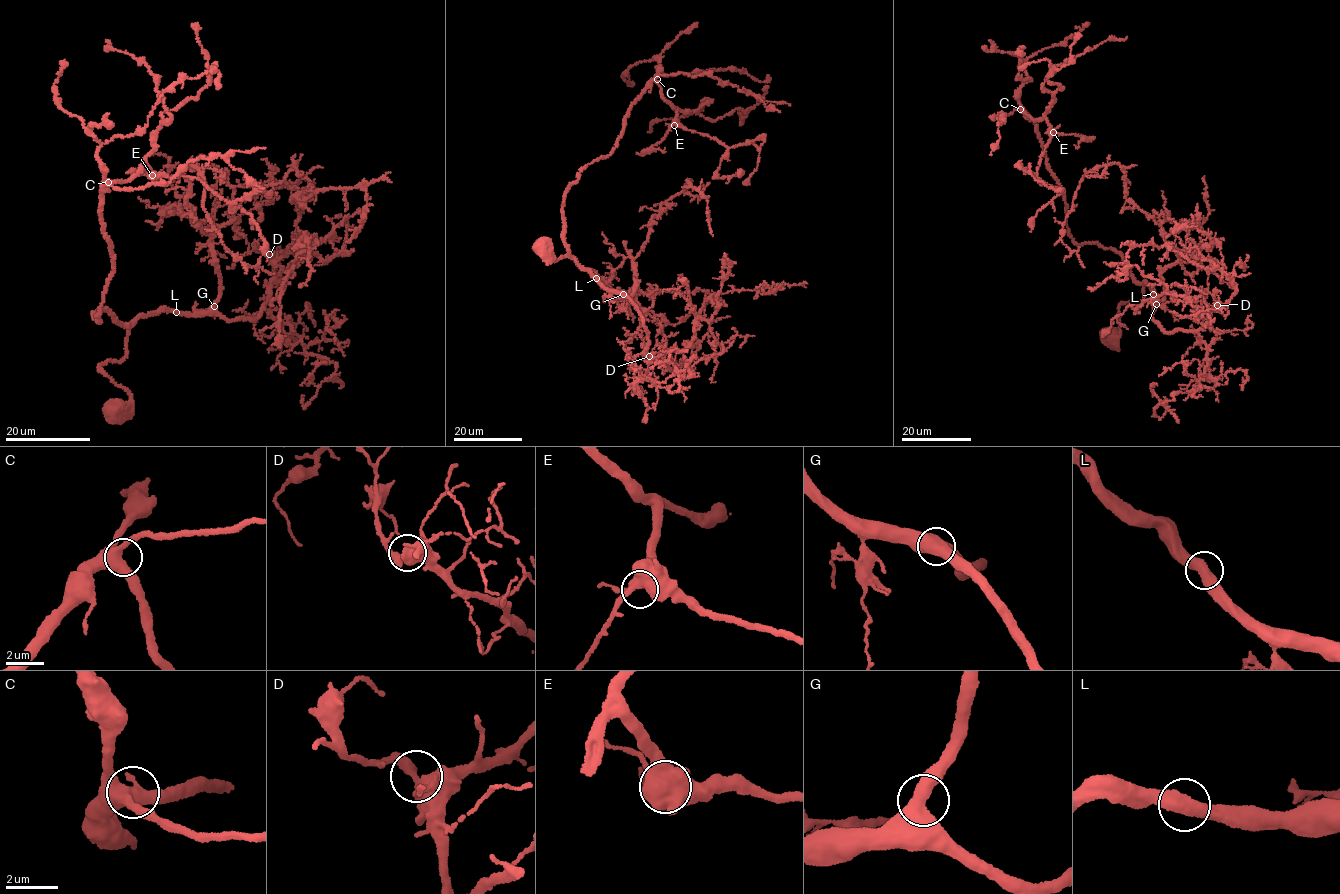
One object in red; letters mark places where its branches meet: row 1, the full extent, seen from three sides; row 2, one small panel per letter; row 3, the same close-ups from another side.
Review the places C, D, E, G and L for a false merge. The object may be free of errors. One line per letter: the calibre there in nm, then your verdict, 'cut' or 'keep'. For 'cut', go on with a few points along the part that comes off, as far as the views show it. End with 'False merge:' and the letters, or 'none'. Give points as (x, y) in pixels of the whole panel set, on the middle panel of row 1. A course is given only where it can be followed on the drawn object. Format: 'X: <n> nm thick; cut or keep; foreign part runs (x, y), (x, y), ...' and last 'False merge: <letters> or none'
C: 480 nm thick; keep
D: 500 nm thick; keep
E: 550 nm thick; keep
G: 550 nm thick; keep
L: 550 nm thick; keep
False merge: none

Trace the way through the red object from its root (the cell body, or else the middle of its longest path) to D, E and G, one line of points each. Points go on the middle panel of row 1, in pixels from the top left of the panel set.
D: (544, 251), (554, 257), (541, 239), (547, 260), (575, 260), (628, 296), (649, 356)
E: (544, 251), (554, 257), (541, 239), (547, 260), (567, 255), (564, 194), (612, 152), (652, 81), (674, 125)
G: (544, 251), (554, 257), (541, 239), (537, 249), (547, 260), (562, 256), (575, 260), (603, 286), (623, 294)

